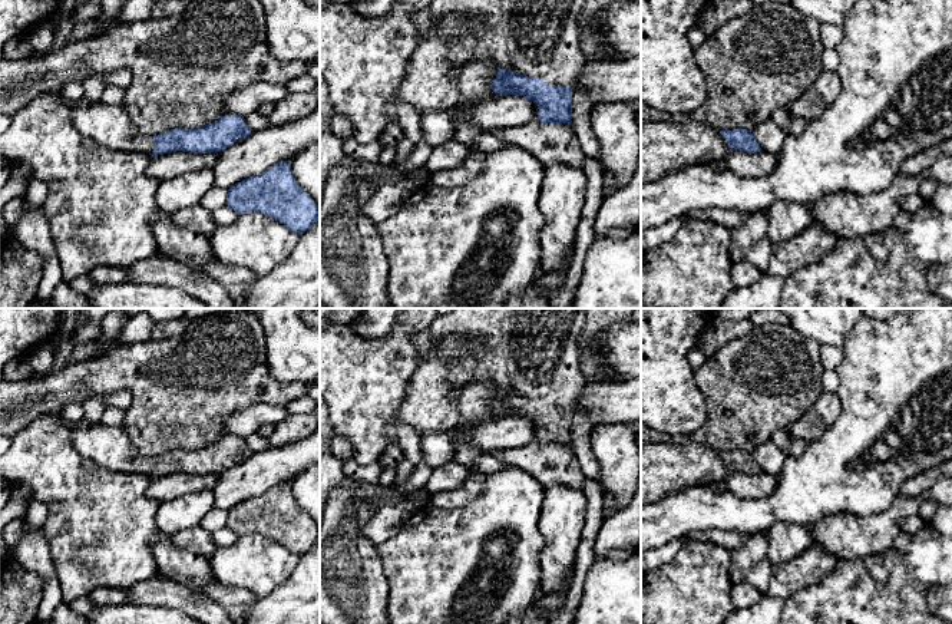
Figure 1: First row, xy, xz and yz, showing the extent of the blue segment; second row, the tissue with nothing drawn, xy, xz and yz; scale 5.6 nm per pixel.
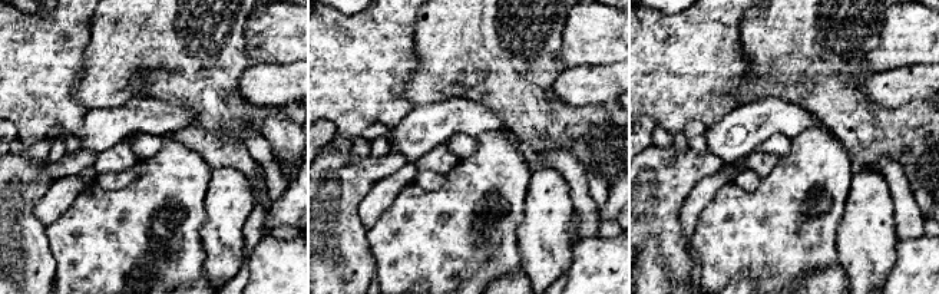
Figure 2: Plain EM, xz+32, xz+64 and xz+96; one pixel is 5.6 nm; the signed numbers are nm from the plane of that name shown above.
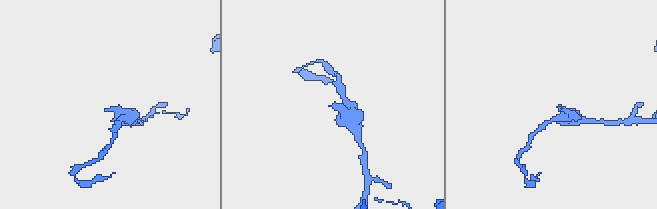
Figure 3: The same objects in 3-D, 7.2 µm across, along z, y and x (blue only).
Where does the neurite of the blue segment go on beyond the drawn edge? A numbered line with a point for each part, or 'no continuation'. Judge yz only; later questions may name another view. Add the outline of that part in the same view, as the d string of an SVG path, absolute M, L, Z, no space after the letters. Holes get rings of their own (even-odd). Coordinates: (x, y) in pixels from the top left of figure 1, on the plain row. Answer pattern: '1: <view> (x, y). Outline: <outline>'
1: yz (667, 468). Outline: M687 440L684 443L645 442L641 443L641 505L657 504L668 495L694 485L715 485L731 473L720 452Z

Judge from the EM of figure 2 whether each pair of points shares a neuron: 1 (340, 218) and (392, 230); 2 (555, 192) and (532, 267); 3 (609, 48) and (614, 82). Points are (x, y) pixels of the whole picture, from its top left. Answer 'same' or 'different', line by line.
1: different
2: same
3: different

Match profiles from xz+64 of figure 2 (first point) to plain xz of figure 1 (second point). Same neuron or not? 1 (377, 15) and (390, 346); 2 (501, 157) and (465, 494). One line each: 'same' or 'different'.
1: same
2: different

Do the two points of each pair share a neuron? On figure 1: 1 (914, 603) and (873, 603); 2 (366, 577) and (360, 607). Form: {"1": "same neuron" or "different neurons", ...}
{"1": "same neuron", "2": "same neuron"}

